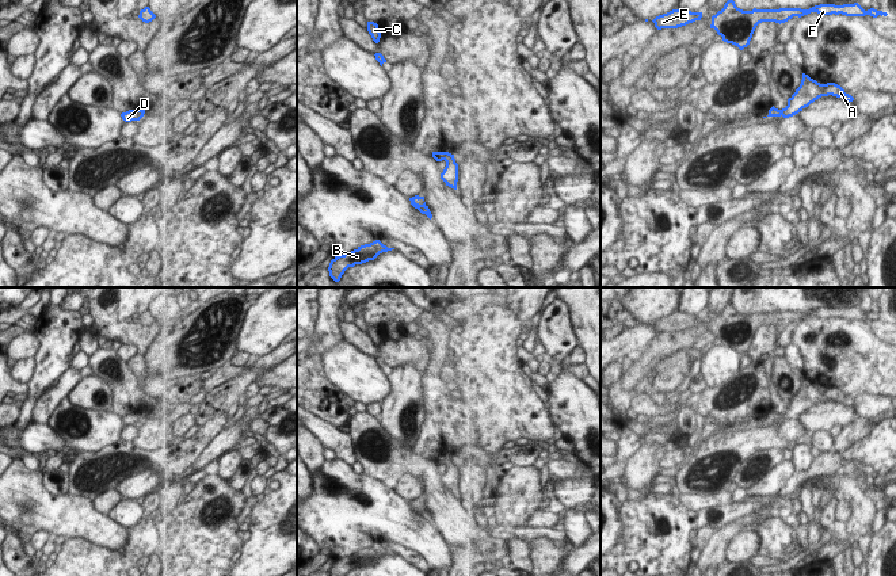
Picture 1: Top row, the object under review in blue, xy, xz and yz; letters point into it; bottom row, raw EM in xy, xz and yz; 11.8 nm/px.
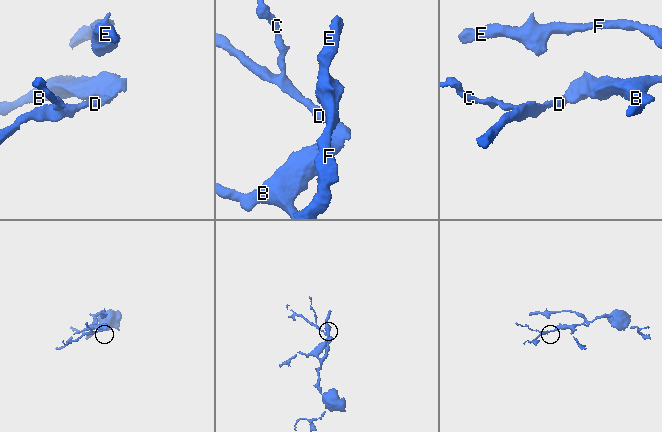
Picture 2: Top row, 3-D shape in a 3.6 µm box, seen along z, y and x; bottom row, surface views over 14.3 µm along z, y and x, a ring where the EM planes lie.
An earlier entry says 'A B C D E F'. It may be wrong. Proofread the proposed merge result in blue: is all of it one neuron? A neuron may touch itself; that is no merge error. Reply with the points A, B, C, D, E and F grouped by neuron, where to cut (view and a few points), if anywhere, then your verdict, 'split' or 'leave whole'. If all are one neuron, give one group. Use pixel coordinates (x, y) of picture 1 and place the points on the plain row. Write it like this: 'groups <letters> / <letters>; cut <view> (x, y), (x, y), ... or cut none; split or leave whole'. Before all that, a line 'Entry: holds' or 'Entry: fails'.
Entry: holds
groups A B C D E F; cut none; leave whole

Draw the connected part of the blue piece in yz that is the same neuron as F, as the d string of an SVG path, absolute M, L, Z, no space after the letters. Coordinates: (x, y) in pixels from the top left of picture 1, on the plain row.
M729 302L724 312L712 320L710 332L714 332L722 344L737 350L740 354L750 348L752 337L756 329L762 325L785 327L793 320L804 320L811 316L820 318L846 318L846 320L865 320L870 318L877 321L878 318L887 320L887 316L870 312L865 314L858 306L854 308L820 308L809 313L801 312L779 312L779 313L756 313L743 314L736 310L735 305Z

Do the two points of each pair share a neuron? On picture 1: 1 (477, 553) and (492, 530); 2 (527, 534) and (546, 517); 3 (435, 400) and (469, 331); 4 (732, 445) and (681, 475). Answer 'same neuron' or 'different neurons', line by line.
1: different neurons
2: different neurons
3: different neurons
4: same neuron

